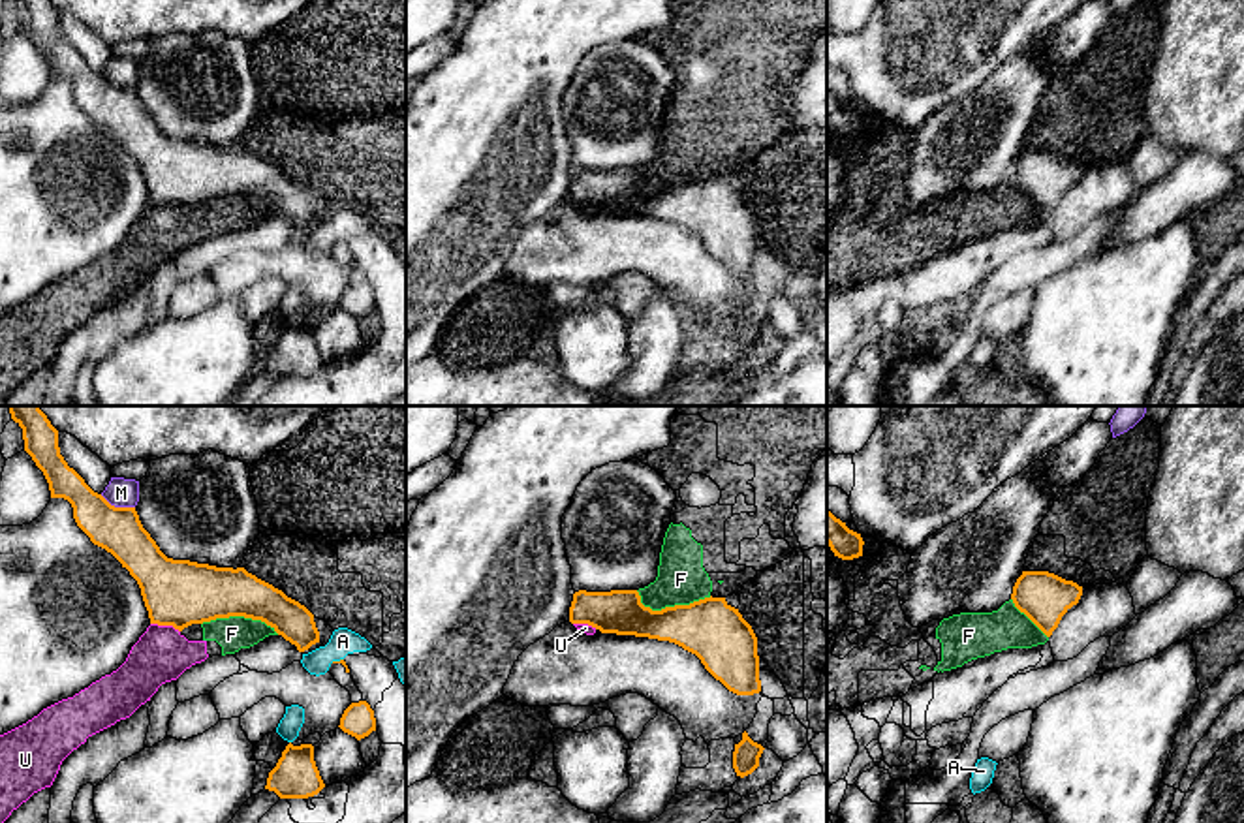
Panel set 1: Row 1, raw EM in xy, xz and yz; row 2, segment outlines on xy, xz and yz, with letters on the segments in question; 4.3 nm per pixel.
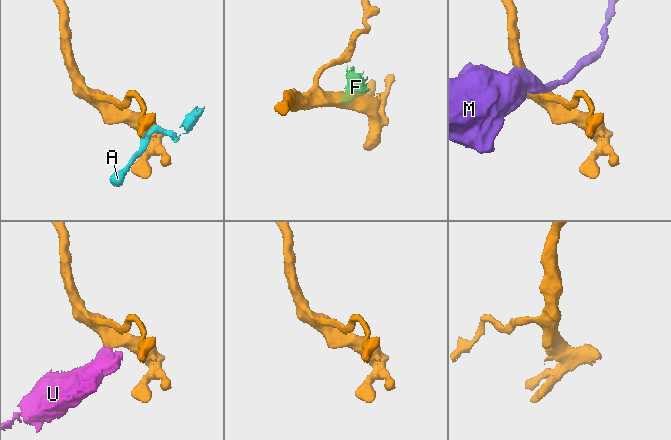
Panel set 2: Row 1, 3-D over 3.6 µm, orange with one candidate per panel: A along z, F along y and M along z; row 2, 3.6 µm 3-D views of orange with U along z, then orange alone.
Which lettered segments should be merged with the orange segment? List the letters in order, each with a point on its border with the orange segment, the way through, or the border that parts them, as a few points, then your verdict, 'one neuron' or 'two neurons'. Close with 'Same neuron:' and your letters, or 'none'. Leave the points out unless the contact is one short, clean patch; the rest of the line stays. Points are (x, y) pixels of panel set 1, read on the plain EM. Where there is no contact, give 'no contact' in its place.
A: contact xy (337, 241); border xy (342, 237), (331, 241); two neurons
F: contact xz (671, 186); border xz (636, 170), (639, 179), (653, 188), (688, 185), (711, 175); two neurons
M: contact xy (117, 87); two neurons
U: contact xy (166, 203); border xy (151, 201), (173, 205), (179, 211); two neurons
Same neuron: none

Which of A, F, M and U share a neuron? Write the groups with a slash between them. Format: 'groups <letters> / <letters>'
groups A / F U / M

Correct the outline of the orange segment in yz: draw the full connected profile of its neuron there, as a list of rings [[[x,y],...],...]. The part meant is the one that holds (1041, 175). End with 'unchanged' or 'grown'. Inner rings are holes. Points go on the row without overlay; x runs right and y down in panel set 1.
[[[1022,150],[1013,165],[1011,179],[1047,216],[1062,195],[1079,182],[1082,165],[1049,150]]] | unchanged

